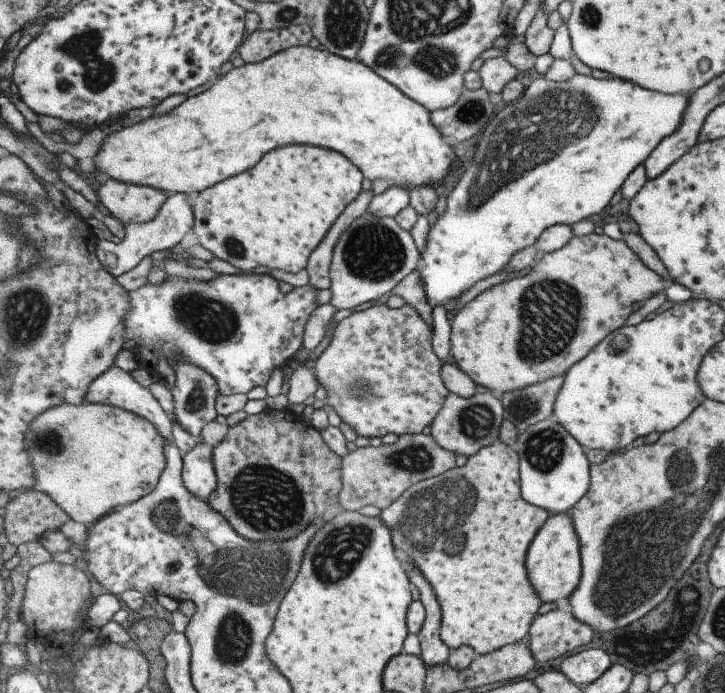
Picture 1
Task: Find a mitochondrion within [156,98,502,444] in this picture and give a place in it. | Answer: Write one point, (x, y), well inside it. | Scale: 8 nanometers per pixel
(373, 252)

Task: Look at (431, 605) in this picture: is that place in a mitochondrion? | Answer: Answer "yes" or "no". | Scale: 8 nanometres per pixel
no

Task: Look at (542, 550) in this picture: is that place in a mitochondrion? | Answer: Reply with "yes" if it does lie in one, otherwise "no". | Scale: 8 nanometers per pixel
no

